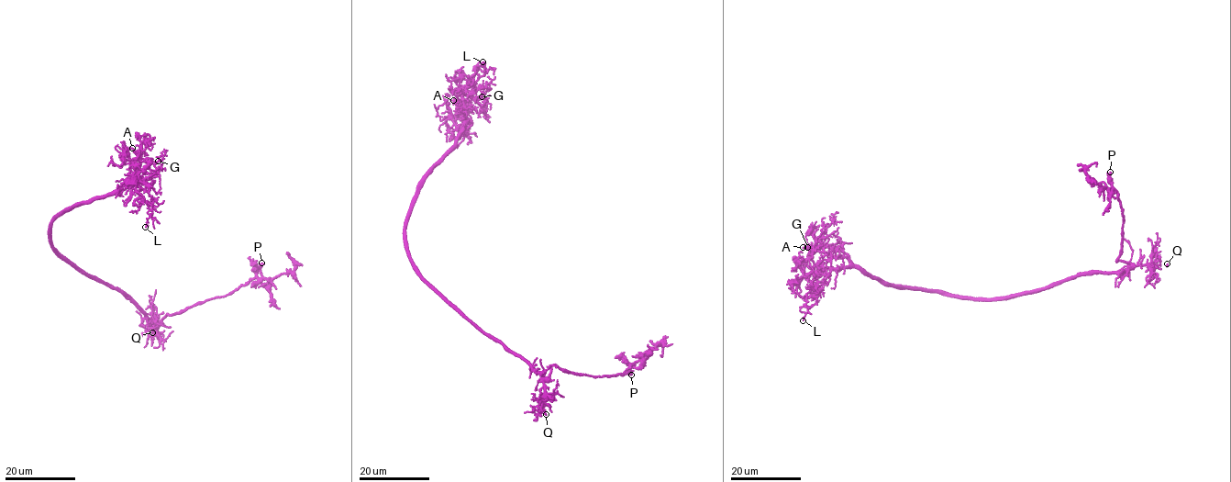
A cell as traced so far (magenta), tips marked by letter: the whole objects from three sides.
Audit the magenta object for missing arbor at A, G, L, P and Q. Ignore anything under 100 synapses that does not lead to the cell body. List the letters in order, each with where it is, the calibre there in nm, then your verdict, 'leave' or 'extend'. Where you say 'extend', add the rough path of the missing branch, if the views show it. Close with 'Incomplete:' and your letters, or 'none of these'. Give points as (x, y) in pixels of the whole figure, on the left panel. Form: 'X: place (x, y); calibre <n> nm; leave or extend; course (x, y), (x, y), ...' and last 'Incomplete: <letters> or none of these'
A: place (132, 148); calibre 160 nm; leave
G: place (158, 161); calibre 150 nm; leave
L: place (145, 227); calibre 130 nm; leave
P: place (261, 263); calibre 400 nm; leave
Q: place (152, 332); calibre 220 nm; extend; course (152, 332), (151, 316), (125, 281), (122, 273), (127, 249), (116, 237), (105, 235)
Incomplete: Q

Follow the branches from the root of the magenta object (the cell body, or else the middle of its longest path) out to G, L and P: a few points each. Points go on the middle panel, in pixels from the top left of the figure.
G: (440, 294), (413, 263), (404, 240), (404, 224), (419, 181), (454, 146), (463, 126), (463, 90), (482, 96)
L: (440, 294), (413, 263), (404, 224), (419, 181), (454, 146), (463, 126), (462, 91), (484, 74), (482, 61)
P: (440, 294), (484, 331), (548, 379), (553, 364), (575, 374), (593, 375), (621, 375), (628, 371), (631, 375)

